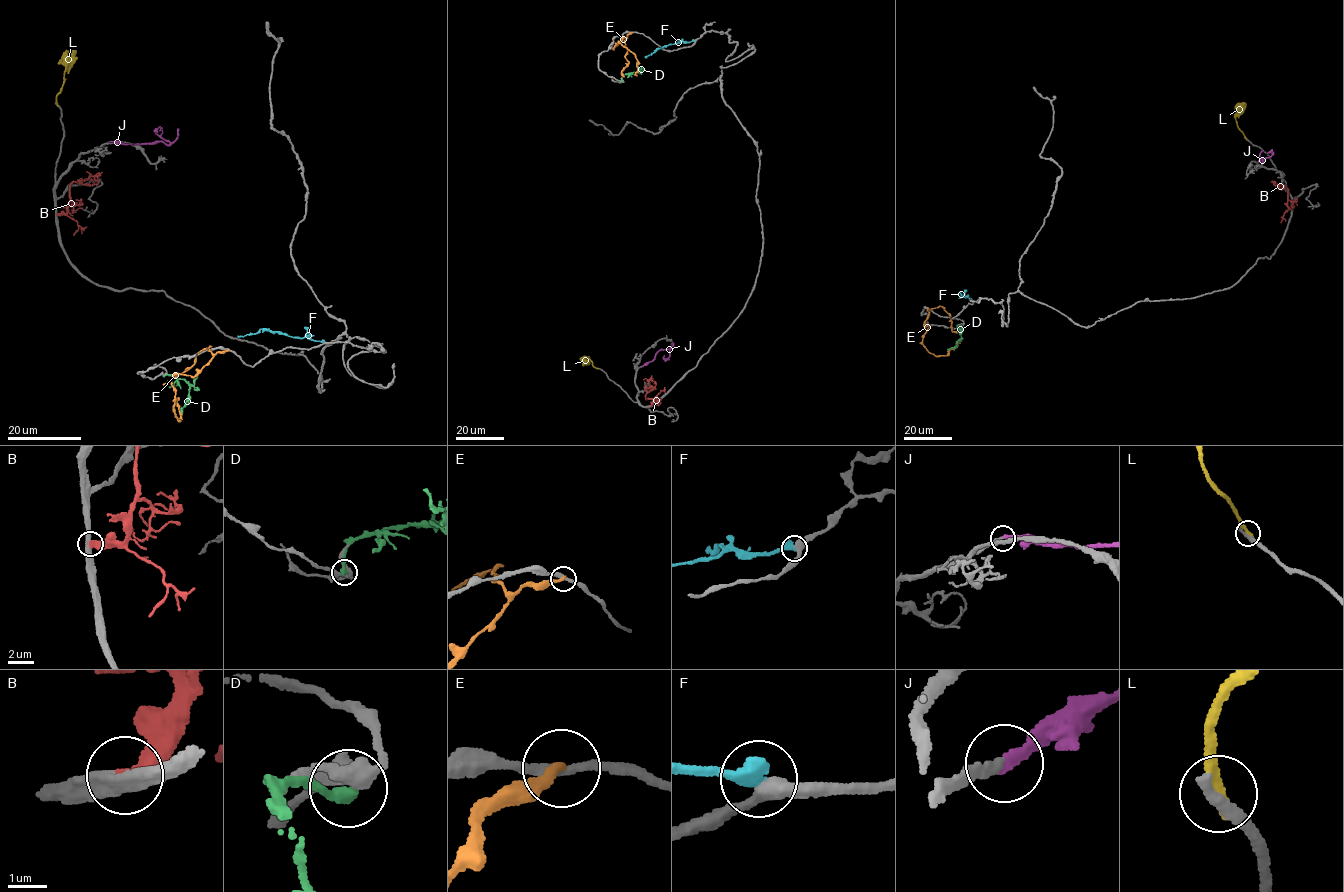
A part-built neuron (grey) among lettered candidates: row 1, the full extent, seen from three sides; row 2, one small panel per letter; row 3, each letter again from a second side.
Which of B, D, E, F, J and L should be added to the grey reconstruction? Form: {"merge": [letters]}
{"merge": ["J"]}

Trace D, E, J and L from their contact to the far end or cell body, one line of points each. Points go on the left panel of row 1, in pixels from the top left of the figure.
D: (164, 375), (183, 379), (189, 387), (189, 396), (182, 413)
E: (229, 350), (213, 355), (194, 376), (179, 374), (172, 376), (173, 410), (179, 421), (176, 402), (179, 397)
J: (110, 142), (169, 144), (158, 132)
L: (57, 104), (64, 73), (73, 62), (75, 51)

